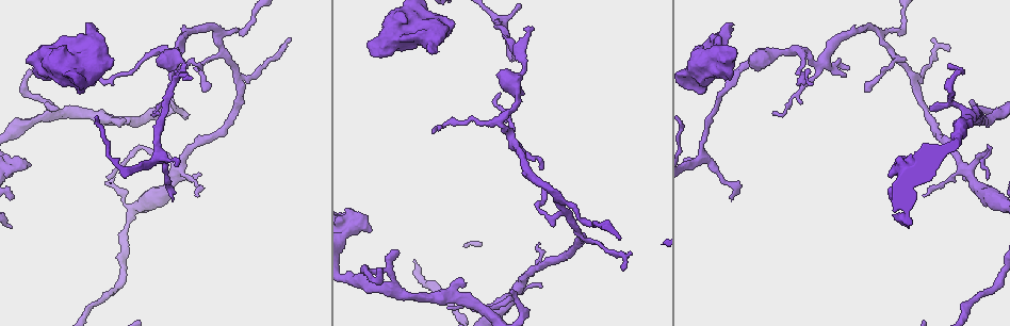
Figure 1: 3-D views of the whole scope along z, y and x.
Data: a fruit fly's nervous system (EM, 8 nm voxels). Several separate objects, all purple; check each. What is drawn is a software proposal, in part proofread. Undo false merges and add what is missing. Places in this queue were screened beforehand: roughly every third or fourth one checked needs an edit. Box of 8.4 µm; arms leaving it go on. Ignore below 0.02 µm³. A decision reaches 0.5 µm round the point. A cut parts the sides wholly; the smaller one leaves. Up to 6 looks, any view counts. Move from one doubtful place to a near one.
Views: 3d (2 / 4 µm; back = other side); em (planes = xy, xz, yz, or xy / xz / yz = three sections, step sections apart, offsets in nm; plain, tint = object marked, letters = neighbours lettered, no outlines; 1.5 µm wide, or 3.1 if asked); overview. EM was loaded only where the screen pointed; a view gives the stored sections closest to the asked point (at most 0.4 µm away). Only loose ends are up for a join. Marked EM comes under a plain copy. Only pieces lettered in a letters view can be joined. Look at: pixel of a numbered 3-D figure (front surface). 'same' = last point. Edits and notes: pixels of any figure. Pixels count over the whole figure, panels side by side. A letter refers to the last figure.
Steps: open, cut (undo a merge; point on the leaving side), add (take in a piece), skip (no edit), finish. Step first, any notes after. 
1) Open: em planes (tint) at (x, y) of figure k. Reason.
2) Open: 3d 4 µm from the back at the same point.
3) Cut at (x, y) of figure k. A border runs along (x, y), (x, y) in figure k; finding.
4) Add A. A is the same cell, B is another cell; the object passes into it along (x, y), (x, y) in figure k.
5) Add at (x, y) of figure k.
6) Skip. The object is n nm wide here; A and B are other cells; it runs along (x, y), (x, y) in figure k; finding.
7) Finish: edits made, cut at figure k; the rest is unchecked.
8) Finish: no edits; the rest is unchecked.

Open: 3d 4 µm at (172, 199) of figure 1. Branch stops here.

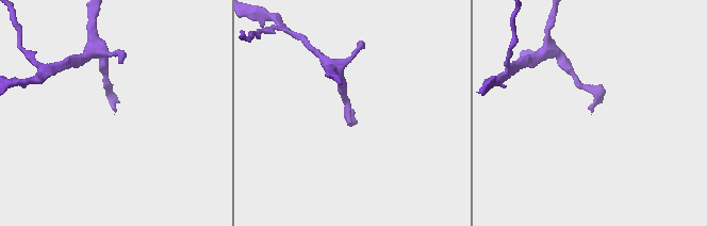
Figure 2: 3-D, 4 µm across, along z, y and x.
Open: em xz step 8 (tint) at (592, 112) of figure 2.

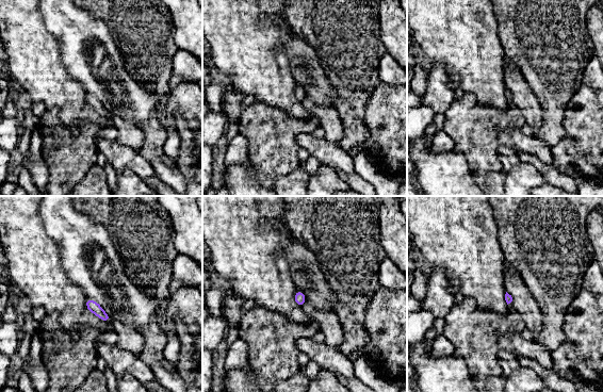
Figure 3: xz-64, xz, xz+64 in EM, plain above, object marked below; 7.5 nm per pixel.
Open: em planes (letters) at the same point.

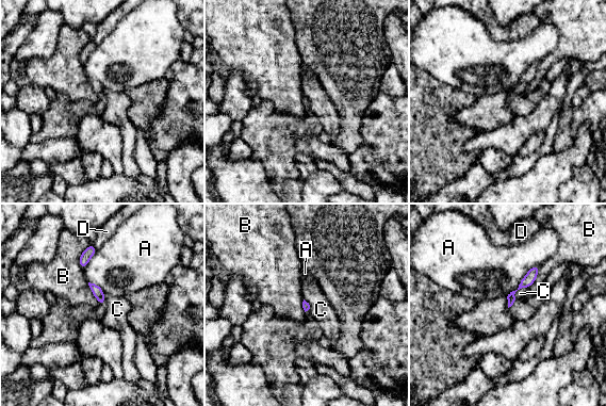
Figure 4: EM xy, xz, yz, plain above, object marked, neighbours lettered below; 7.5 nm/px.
Skip. A, B, C and D are other cells; a border runs along (525, 287), (516, 292), (516, 299) in figure 4; none of them fits.

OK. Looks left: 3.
Open: em planes (letters) at (540, 169) of figure 1. Branch stops here.

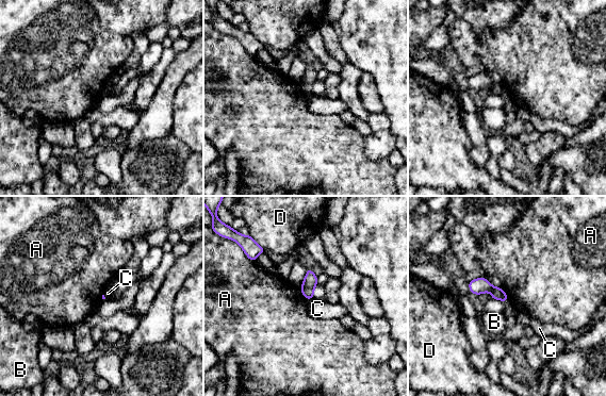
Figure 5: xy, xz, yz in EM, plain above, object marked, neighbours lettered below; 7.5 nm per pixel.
Skip. A, B, C and D are other cells; none of them fits.

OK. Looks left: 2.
Open: em yz step 8 (tint) at (125, 119) of figure 1. Branch stops here.

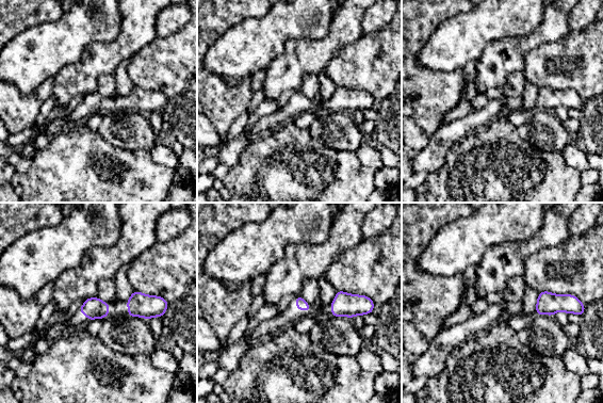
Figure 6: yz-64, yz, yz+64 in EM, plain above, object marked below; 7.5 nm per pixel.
Open: em planes (letters) at the same point. Another direction.

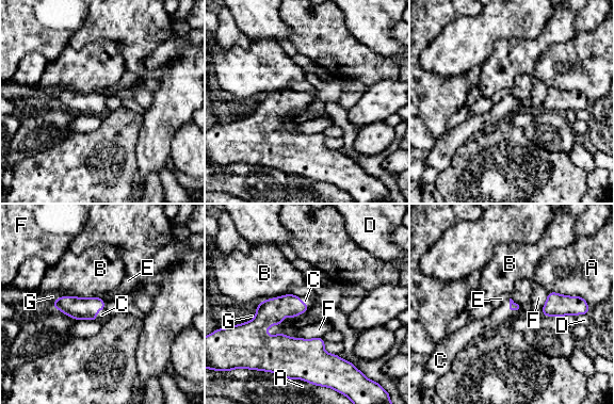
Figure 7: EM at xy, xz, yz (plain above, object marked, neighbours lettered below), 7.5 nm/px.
Add C. C is the same cell, A, B, D, E, F and G are other cells; the object passes into it along (78, 308), (97, 310), (101, 314) in figure 7; the neuron continues.

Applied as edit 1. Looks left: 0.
Finish: edits made, add at figure 7; the rest is unchecked.

